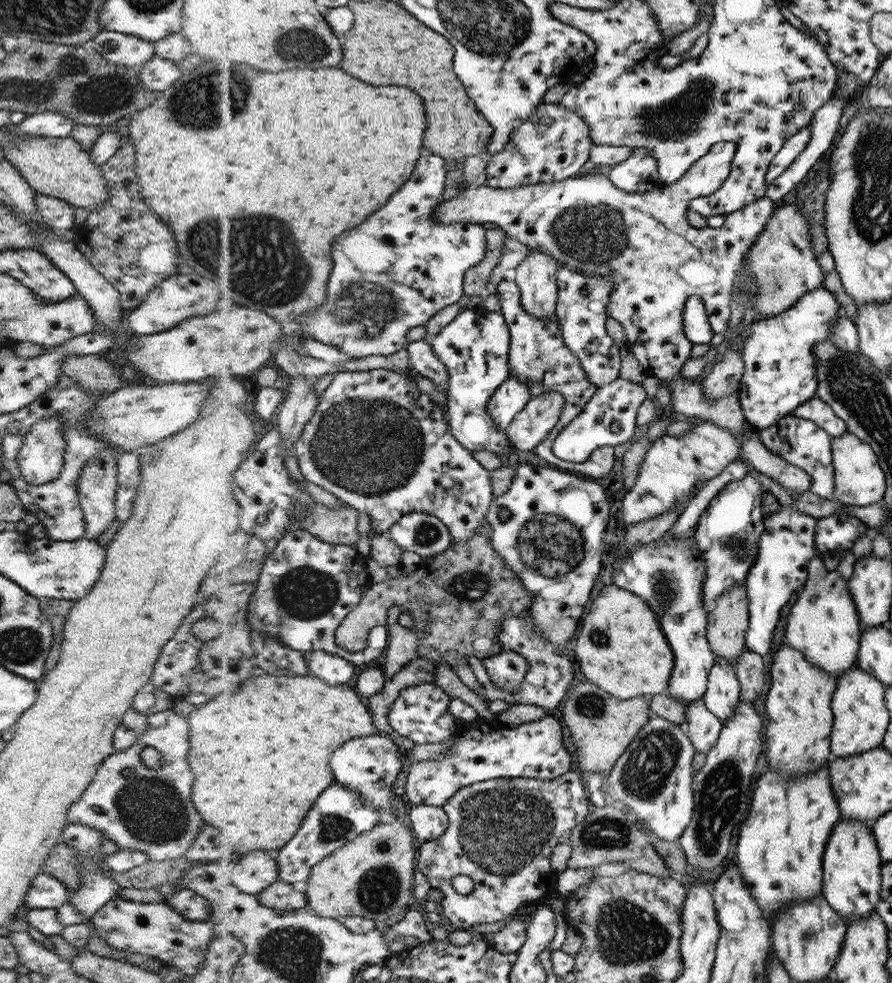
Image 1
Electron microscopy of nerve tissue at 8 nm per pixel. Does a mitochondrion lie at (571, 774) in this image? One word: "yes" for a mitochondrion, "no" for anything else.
no

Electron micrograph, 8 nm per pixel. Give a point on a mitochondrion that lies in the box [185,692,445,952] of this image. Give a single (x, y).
(377, 891)

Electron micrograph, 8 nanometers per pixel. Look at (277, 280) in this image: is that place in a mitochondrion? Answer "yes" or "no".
yes

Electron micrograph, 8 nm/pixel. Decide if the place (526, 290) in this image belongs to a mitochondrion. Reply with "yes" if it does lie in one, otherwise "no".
no

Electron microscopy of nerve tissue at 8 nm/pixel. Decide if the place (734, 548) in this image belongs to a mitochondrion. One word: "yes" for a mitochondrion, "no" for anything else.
yes

